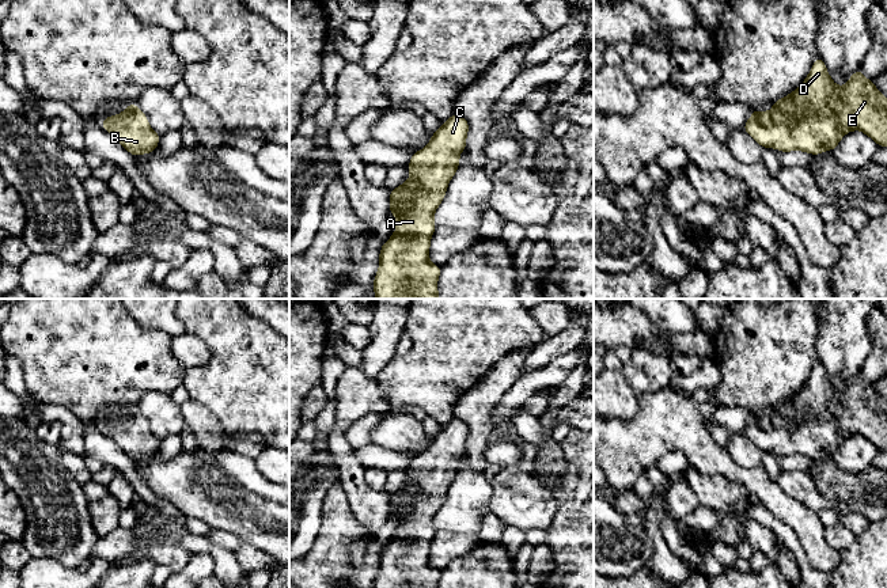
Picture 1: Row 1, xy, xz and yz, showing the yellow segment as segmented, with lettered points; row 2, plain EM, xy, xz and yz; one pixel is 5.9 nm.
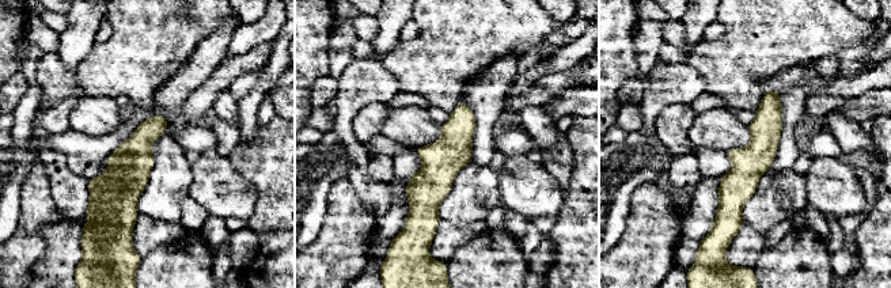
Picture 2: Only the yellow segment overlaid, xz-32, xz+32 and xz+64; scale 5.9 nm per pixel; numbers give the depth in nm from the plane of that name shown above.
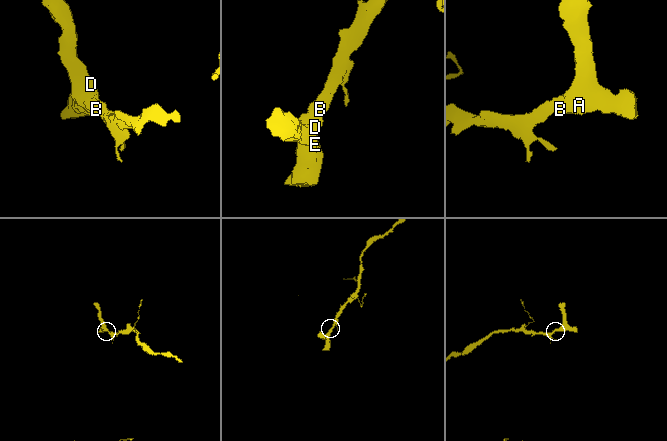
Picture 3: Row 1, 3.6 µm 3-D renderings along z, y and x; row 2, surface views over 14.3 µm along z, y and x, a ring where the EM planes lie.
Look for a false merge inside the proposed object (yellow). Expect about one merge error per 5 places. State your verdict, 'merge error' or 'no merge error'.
no merge error

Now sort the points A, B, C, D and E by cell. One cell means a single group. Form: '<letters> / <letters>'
A B C D E

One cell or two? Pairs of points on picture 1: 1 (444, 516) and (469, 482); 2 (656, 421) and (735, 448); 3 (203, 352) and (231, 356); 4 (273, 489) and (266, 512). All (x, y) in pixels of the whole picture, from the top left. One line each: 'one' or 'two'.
1: one
2: two
3: two
4: two

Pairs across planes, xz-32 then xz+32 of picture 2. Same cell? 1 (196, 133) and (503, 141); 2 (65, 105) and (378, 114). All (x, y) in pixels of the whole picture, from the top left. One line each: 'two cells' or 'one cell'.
1: one cell
2: one cell

